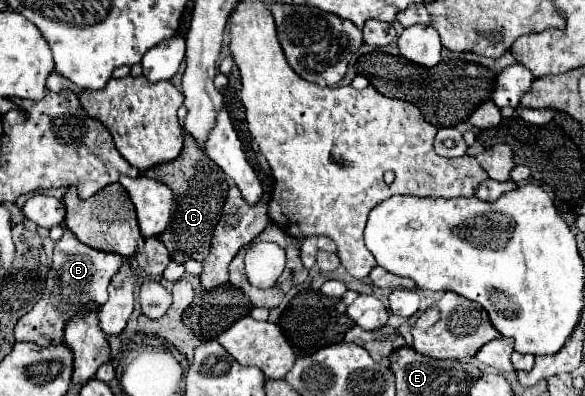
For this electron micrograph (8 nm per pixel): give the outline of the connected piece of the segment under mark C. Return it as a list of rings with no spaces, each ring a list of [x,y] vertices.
[[[183,132],[183,136],[185,136],[185,146],[175,160],[163,162],[163,164],[157,164],[145,170],[147,176],[155,176],[157,180],[165,182],[173,190],[175,204],[173,204],[171,222],[165,234],[159,236],[159,240],[169,250],[171,258],[181,264],[187,260],[203,262],[207,258],[211,236],[221,218],[221,208],[223,208],[227,190],[229,190],[223,170],[201,148],[197,148],[197,142],[193,136],[189,136],[187,132]]]

